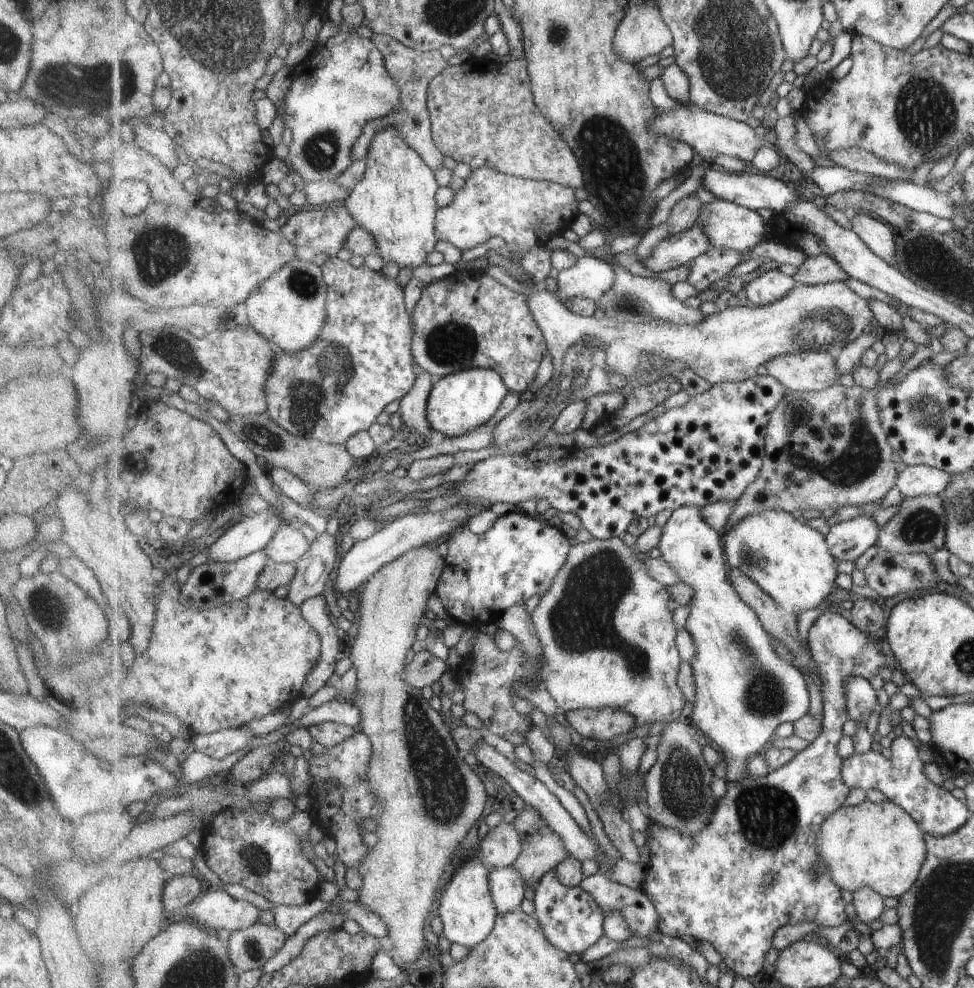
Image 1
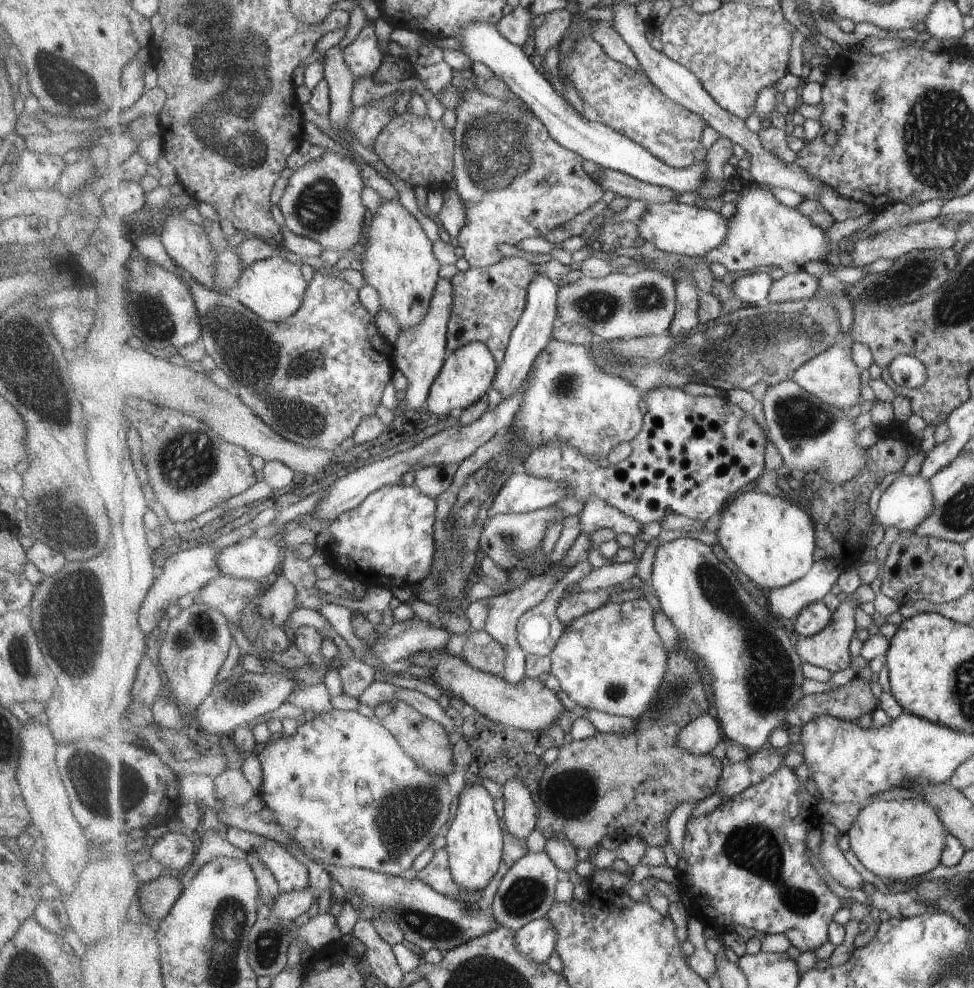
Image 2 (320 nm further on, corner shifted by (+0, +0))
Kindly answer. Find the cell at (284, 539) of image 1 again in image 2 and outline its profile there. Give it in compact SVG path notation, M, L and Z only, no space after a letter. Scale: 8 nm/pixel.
M249 537L223 548L218 565L225 577L261 581L281 569L284 554L270 539Z

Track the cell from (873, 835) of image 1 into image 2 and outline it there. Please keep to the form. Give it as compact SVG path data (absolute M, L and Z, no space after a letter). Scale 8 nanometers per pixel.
M925 799L880 800L860 812L847 835L850 846L867 871L883 880L906 881L935 870L941 863L949 834L937 809Z

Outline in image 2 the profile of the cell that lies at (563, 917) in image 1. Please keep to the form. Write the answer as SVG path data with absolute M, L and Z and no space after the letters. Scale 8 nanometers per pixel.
M546 917L527 924L516 932L516 948L536 964L547 965L551 954L556 952L559 932Z

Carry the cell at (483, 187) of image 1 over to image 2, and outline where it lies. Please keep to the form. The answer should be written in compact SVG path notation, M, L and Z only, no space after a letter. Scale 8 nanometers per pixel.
M471 67L464 70L455 69L452 85L460 89L461 93L464 93L464 99L460 102L460 106L456 108L457 123L453 130L456 139L454 163L456 164L456 189L461 202L463 202L466 218L466 222L457 236L459 242L458 251L459 254L466 258L470 267L487 268L488 266L502 261L504 257L501 256L497 249L499 248L499 244L503 244L504 242L505 244L517 246L525 239L545 236L547 232L551 232L553 228L559 228L559 226L565 224L567 220L571 220L571 218L575 218L577 214L585 212L587 208L591 208L593 204L597 204L597 202L605 196L603 185L599 181L593 180L593 178L583 170L583 160L581 160L580 153L570 151L568 148L565 148L564 145L559 144L559 142L551 136L551 133L548 131L545 124L543 124L543 121L521 99L513 97L512 99L503 100L502 98L497 98L483 92L478 87L478 80Z

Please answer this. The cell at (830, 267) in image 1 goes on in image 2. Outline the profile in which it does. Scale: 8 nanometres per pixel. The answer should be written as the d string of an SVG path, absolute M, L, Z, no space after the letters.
M803 269L797 273L785 273L783 278L773 283L768 300L771 303L784 303L810 299L820 290L820 280Z

